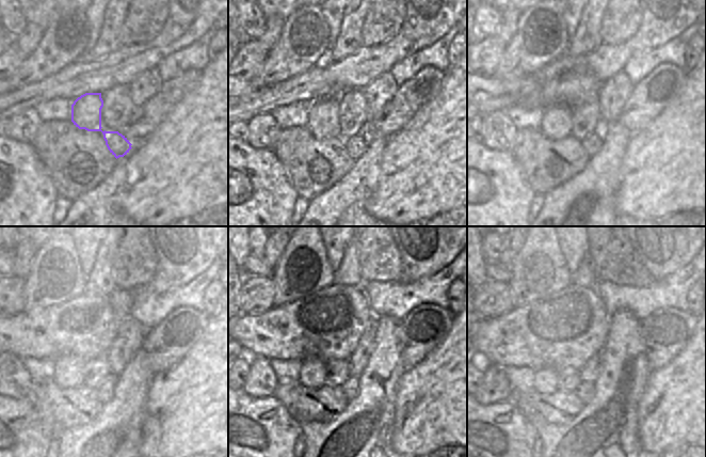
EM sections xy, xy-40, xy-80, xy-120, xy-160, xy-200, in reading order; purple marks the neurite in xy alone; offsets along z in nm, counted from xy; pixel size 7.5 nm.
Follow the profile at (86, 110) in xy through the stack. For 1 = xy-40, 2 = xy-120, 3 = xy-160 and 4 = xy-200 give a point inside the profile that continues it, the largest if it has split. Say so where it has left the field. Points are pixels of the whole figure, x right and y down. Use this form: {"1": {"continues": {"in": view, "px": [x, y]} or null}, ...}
{"1": {"continues": {"in": "xy-40", "px": [324, 111]}}, "2": {"continues": {"in": "xy-120", "px": [106, 390]}}, "3": {"continues": {"in": "xy-160", "px": [349, 390]}}, "4": {"continues": {"in": "xy-200", "px": [584, 391]}}}

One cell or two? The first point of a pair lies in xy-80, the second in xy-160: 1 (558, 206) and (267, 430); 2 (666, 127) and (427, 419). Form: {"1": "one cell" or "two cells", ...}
{"1": "two cells", "2": "one cell"}

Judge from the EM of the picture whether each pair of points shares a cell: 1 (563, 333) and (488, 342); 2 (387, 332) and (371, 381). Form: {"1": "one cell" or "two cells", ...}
{"1": "one cell", "2": "one cell"}

